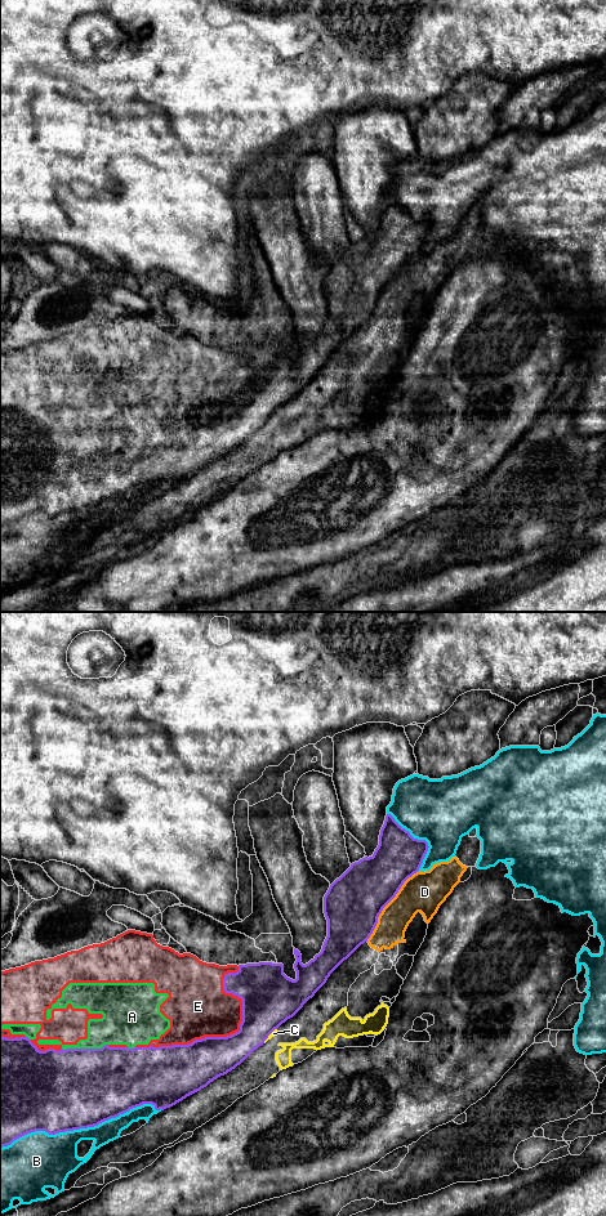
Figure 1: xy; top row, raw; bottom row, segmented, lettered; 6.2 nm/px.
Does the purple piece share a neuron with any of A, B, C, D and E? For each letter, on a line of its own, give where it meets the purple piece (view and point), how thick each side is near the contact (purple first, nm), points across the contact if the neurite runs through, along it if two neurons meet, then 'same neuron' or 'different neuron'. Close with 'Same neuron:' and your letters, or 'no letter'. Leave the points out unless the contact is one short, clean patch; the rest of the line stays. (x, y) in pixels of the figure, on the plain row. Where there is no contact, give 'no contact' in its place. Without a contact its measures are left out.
A: xy (84, 430) | 500/220 nm | same neuron
B: xy (80, 509) | 500/280 nm | different neuron
C: xy (268, 416) | 340/30 nm | along xy (276, 410), (263, 424) | different neuron
D: xy (386, 286) | 360/240 nm | different neuron
E: xy (227, 418) | 280/380 nm | same neuron
Same neuron: A, E

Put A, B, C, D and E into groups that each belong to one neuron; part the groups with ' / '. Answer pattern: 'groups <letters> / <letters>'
groups A E / B / C D

